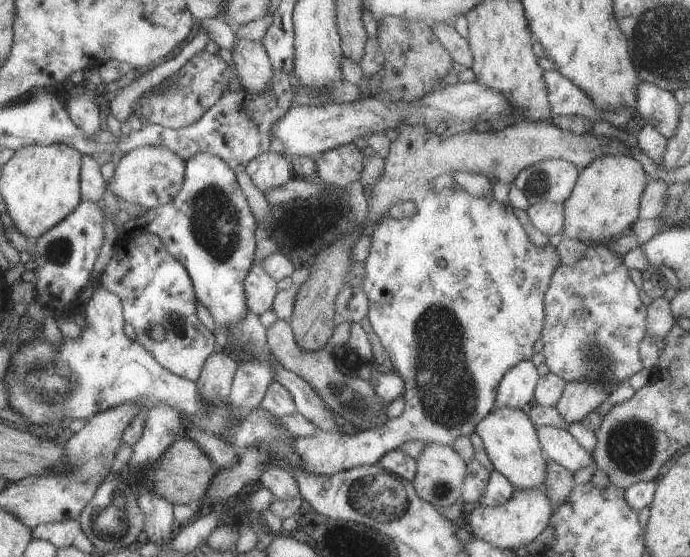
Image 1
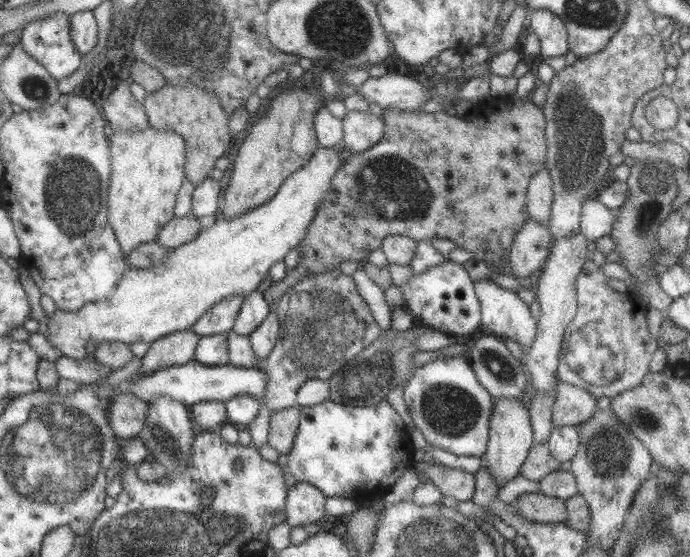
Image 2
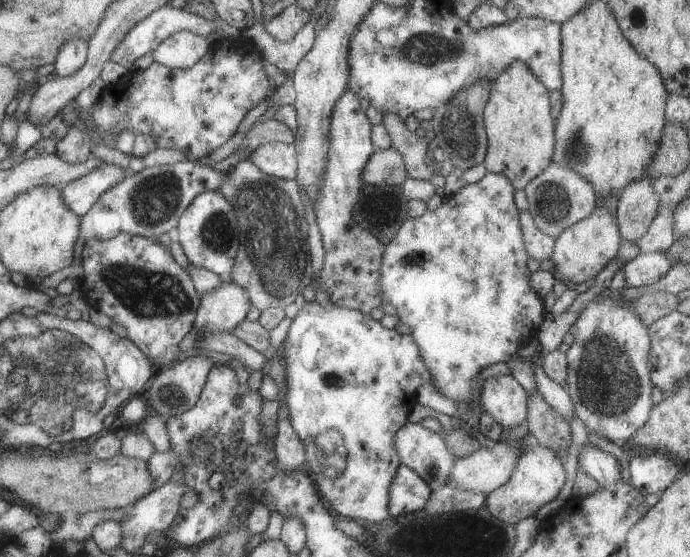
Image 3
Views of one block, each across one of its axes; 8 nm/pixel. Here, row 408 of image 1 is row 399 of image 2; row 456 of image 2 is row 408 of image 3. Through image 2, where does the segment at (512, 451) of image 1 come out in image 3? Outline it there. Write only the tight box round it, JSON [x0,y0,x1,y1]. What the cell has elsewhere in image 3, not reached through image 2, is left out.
[481,373,529,429]

